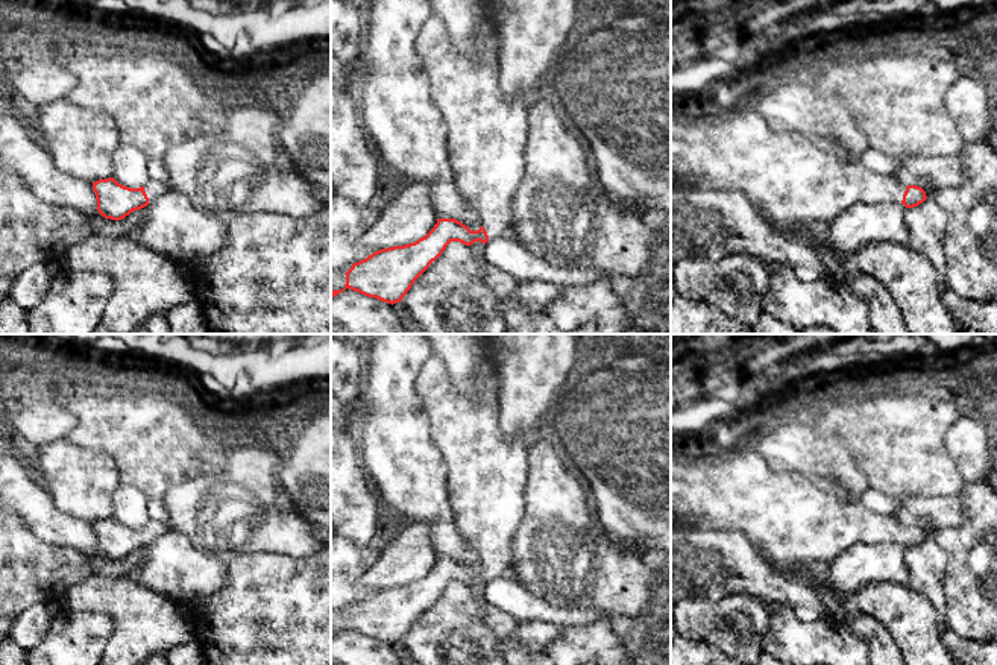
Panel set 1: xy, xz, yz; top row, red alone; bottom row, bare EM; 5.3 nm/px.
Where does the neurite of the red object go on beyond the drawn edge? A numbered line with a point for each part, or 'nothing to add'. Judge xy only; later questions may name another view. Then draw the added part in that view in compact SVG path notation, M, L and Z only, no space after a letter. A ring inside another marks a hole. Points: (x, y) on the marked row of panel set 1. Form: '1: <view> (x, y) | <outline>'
1: xy (154, 189) | M149 181L144 185L144 191L149 197L149 203L153 202L158 196L164 194L170 185L167 182Z

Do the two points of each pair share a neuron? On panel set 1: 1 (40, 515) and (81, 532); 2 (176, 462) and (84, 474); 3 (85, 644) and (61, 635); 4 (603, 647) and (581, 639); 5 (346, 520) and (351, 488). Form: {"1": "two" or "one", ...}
{"1": "one", "2": "two", "3": "one", "4": "one", "5": "one"}

